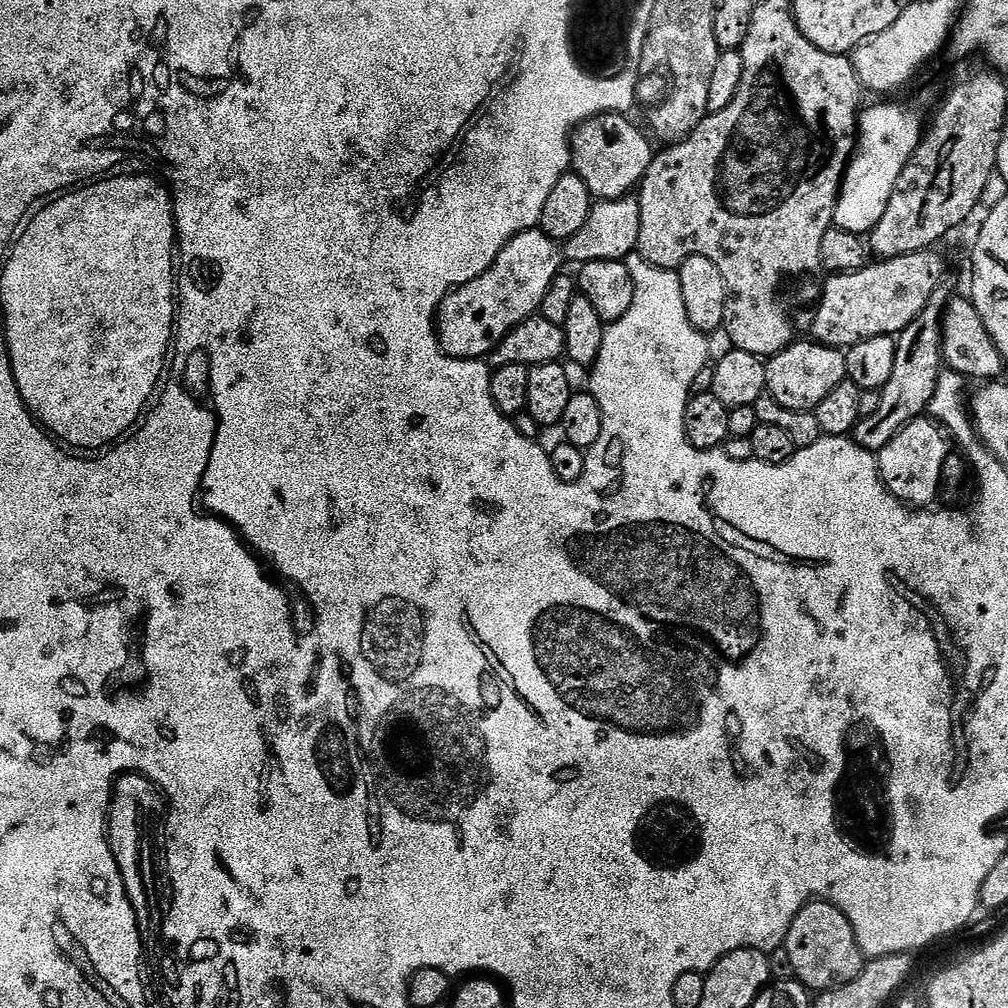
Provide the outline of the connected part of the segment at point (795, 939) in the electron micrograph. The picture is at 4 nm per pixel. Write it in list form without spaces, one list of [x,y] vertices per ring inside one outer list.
[[[812,900],[802,910],[798,910],[788,927],[784,949],[790,954],[795,979],[817,993],[850,983],[852,979],[858,978],[866,963],[864,952],[858,946],[858,938],[854,934],[854,926],[850,926],[842,910],[827,900]]]

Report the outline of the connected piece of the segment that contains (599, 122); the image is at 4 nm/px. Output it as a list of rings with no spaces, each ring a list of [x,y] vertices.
[[[603,112],[579,124],[570,137],[571,171],[586,182],[586,190],[597,201],[617,200],[639,189],[640,180],[652,161],[653,141],[647,135],[644,137],[628,119],[618,112]]]

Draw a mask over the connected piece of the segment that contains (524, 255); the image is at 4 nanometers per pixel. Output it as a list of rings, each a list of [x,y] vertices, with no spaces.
[[[539,230],[520,232],[497,254],[491,266],[482,274],[478,274],[478,278],[474,278],[470,282],[460,285],[459,288],[455,288],[453,292],[449,292],[447,298],[436,309],[436,341],[440,343],[441,350],[447,356],[454,357],[455,360],[478,360],[491,357],[492,351],[498,346],[498,342],[502,342],[502,338],[506,338],[506,334],[510,334],[510,330],[514,330],[514,326],[526,322],[530,317],[539,313],[540,307],[542,306],[542,298],[546,298],[546,290],[550,290],[550,282],[554,282],[554,278],[561,275],[563,269],[560,268],[564,264],[564,256],[560,253],[560,248],[561,245],[557,241],[547,239],[544,233]]]

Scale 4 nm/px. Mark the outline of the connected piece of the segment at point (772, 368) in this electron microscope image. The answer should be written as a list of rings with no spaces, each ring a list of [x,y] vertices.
[[[811,339],[794,342],[777,356],[767,357],[764,369],[766,370],[767,395],[774,398],[786,410],[799,412],[815,412],[818,402],[834,390],[843,380],[848,379],[846,370],[846,355],[839,348],[827,348],[825,344],[817,344]]]

